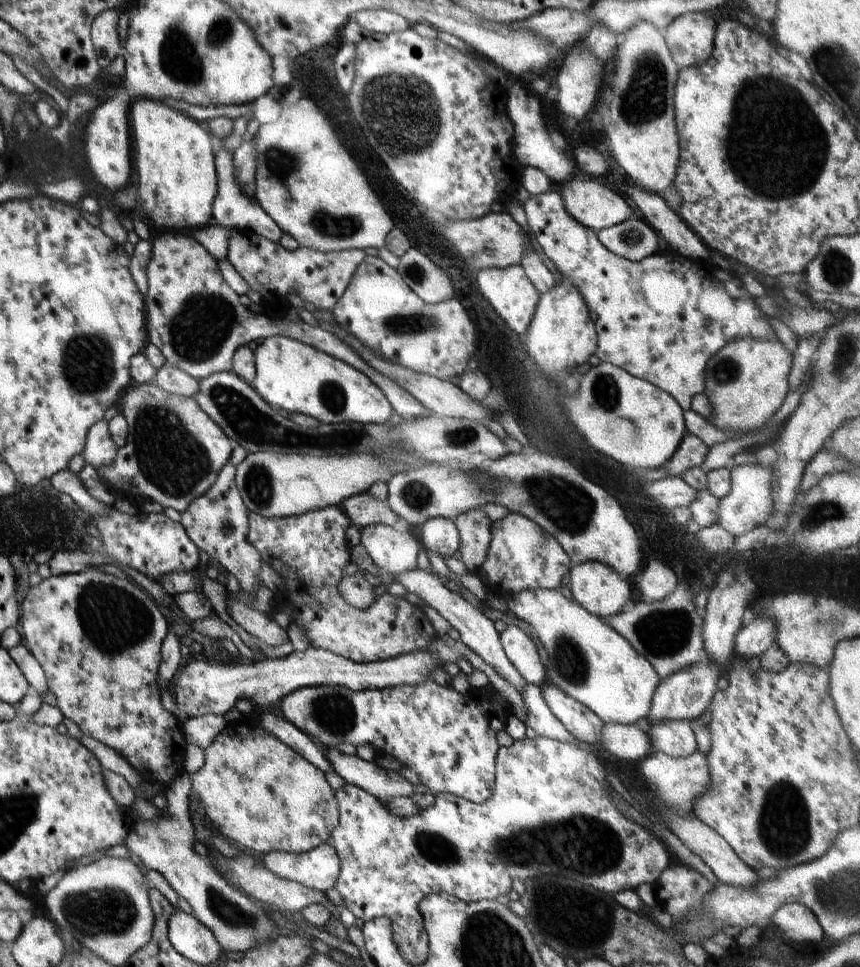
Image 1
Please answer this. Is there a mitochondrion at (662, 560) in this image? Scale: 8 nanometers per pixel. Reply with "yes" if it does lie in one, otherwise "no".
no

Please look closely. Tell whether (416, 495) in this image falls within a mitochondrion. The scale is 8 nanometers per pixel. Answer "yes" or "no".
yes

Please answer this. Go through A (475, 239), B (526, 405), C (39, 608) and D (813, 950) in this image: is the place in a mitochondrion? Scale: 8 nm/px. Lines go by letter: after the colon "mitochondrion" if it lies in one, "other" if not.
A: other
B: other
C: other
D: other

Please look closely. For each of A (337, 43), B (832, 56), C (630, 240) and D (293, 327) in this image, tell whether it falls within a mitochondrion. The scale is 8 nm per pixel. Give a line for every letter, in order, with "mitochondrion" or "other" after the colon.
A: other
B: mitochondrion
C: mitochondrion
D: other

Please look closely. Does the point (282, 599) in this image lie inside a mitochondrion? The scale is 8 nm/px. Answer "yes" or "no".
no

